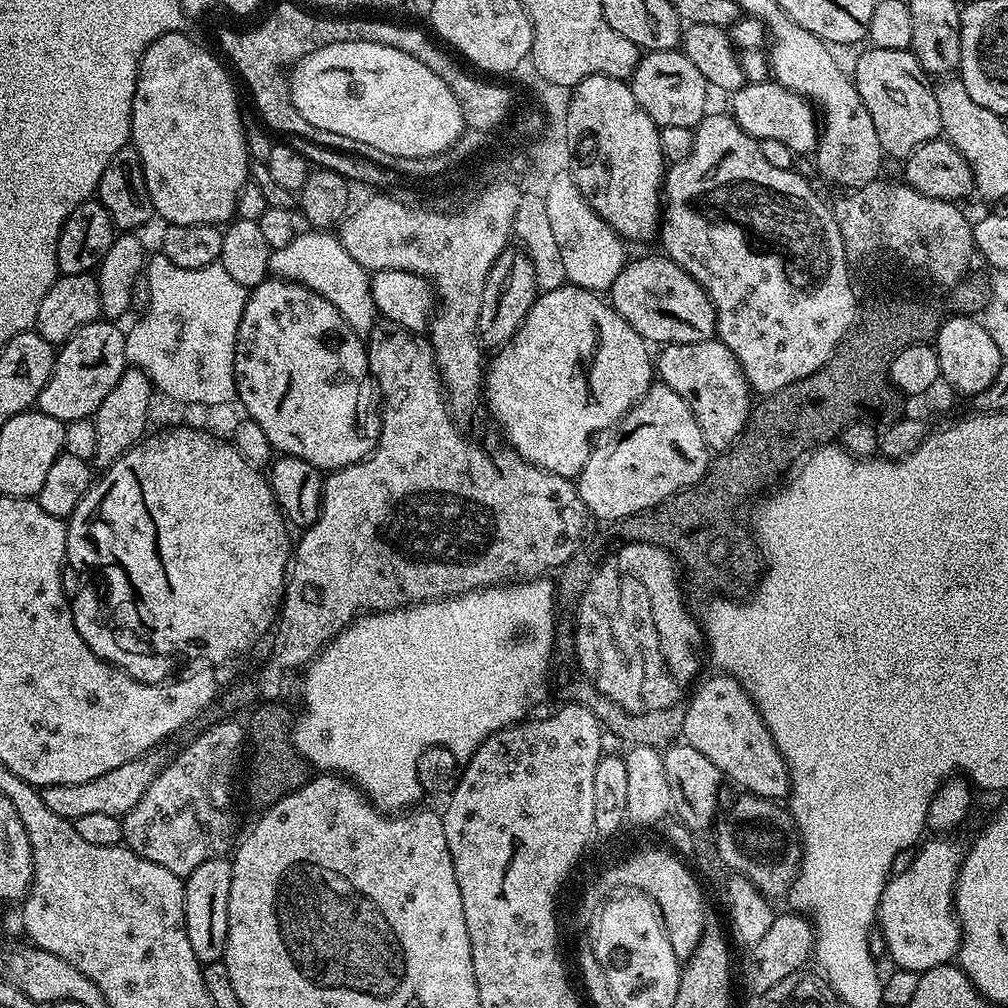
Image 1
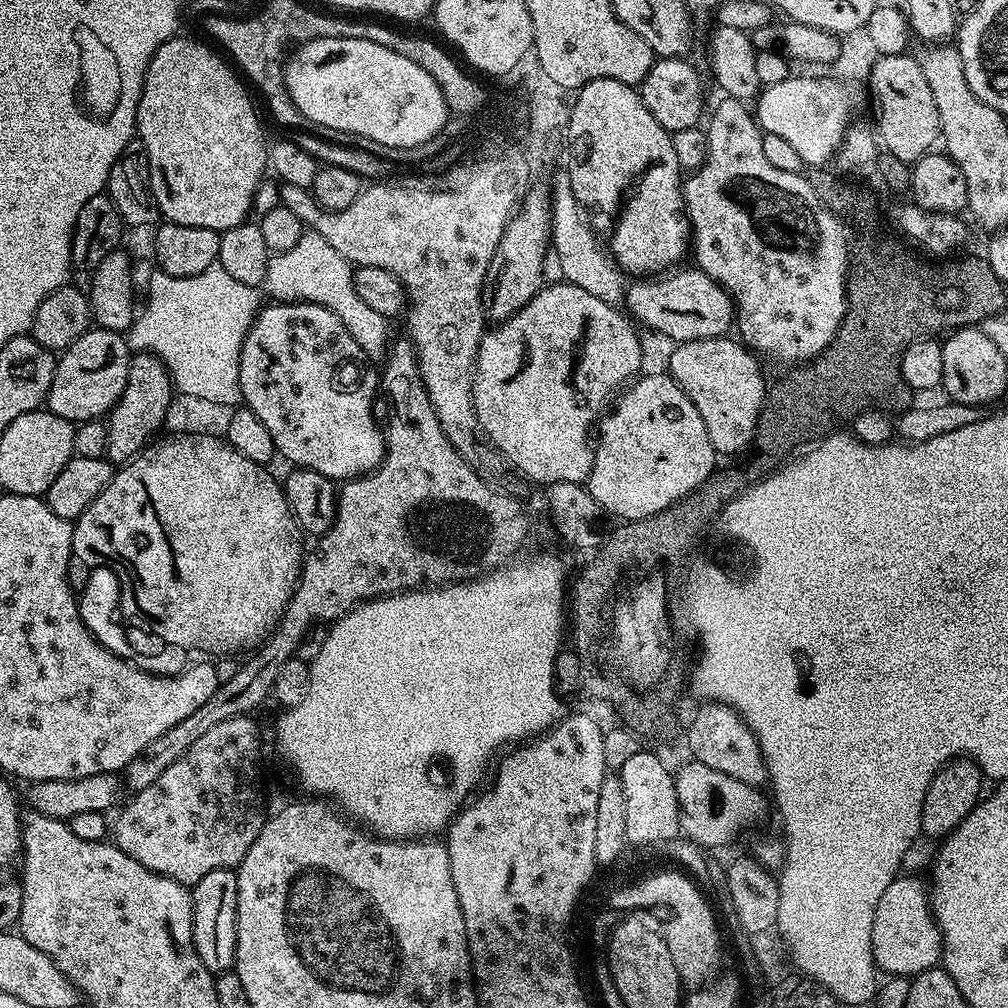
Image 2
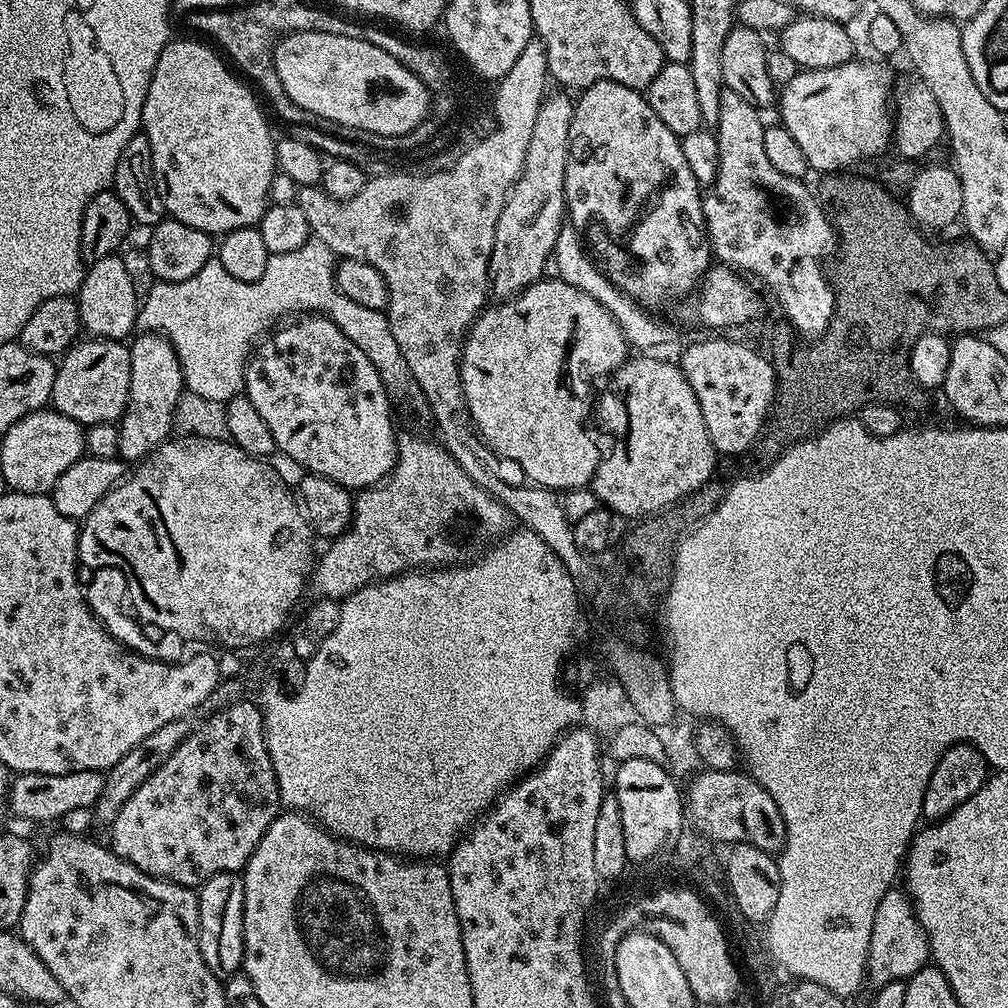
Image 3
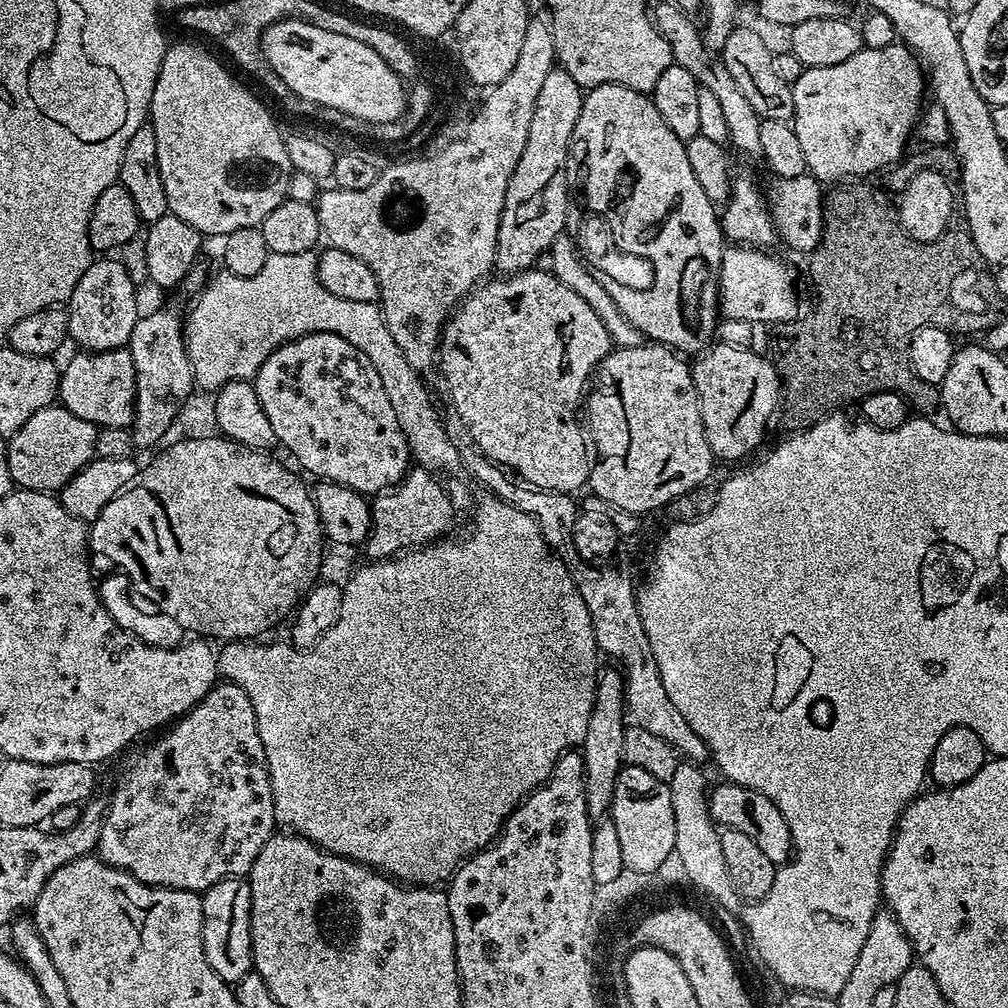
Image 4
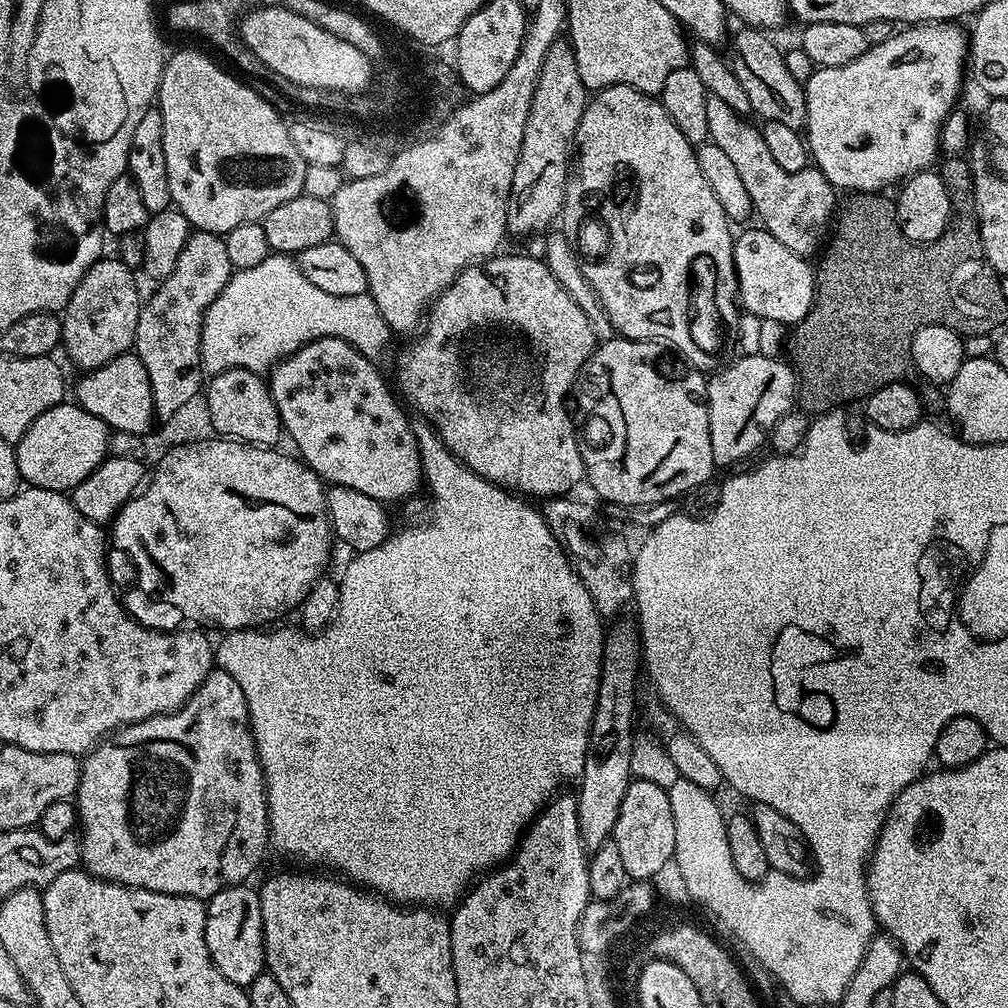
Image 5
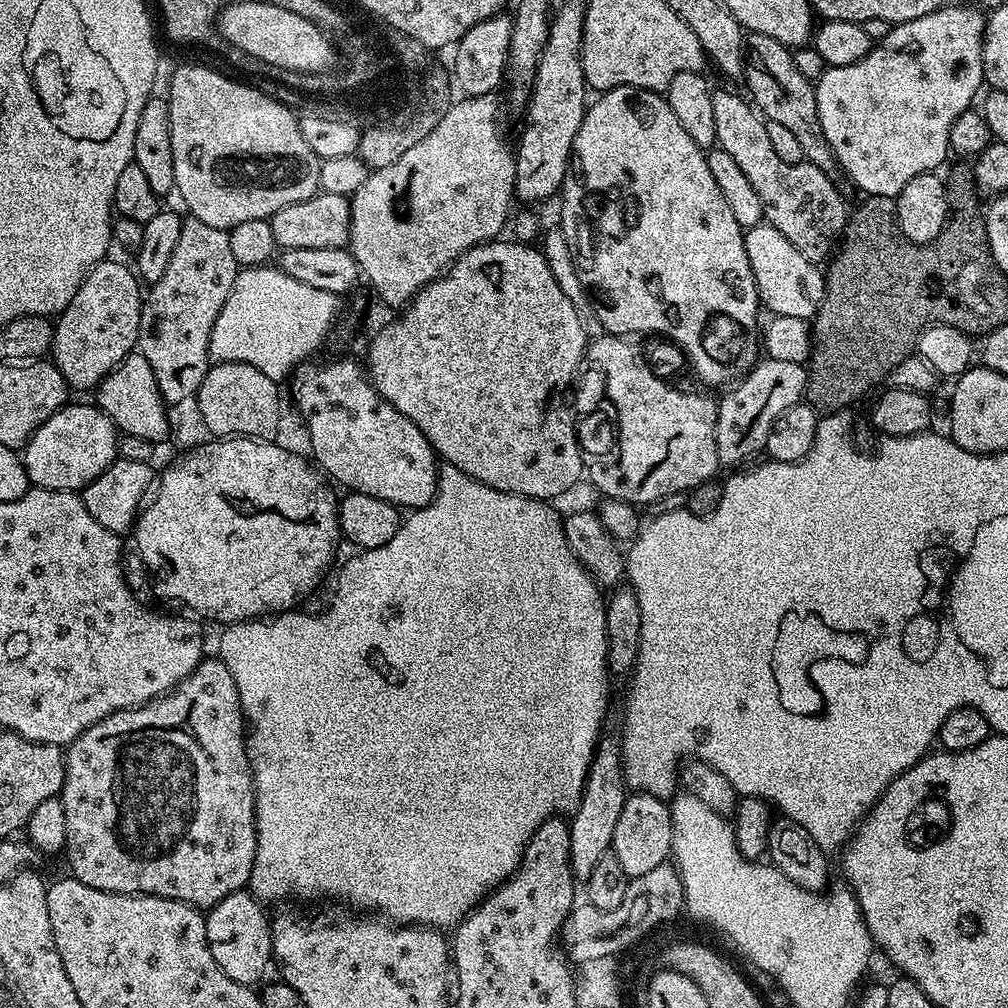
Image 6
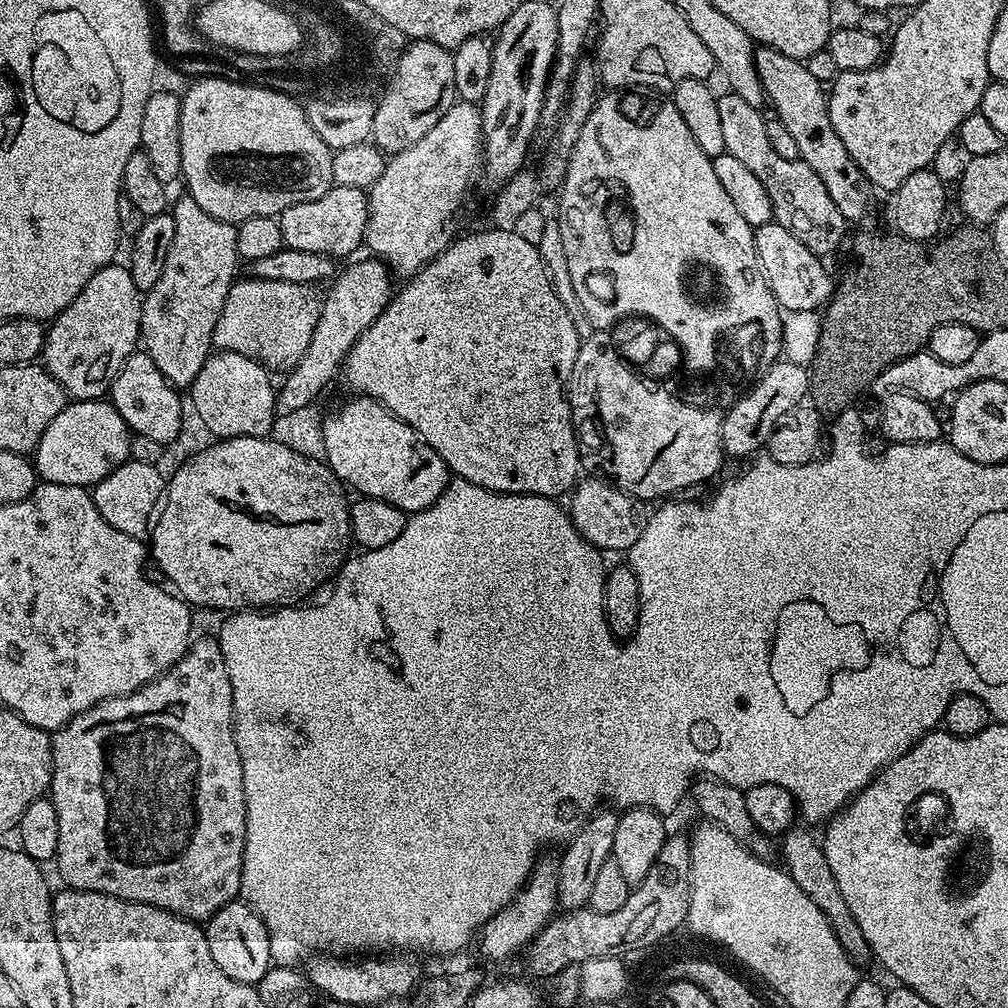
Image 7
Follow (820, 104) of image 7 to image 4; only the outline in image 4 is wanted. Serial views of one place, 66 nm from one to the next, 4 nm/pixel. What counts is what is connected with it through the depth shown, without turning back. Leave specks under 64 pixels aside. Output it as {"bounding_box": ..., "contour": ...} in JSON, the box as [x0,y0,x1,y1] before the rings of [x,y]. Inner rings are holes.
{"bounding_box":[722,26,794,120],"contour":[[[737,26],[726,38],[722,49],[722,59],[726,70],[738,82],[738,90],[746,94],[750,106],[754,106],[757,114],[766,120],[787,120],[794,117],[794,94],[791,84],[782,82],[781,76],[774,70],[772,57],[773,49],[768,49],[768,44],[752,28]]]}

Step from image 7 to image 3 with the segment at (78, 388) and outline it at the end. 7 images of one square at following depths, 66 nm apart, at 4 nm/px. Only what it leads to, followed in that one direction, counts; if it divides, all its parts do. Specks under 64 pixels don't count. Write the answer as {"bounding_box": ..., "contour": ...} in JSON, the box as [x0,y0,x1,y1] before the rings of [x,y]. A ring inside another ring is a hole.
{"bounding_box":[78,254,138,341],"contour":[[[113,254],[91,261],[87,265],[78,293],[80,322],[83,331],[102,340],[123,341],[125,338],[131,337],[136,328],[138,311],[136,284],[132,281],[127,266],[119,260],[120,258],[119,255]]]}

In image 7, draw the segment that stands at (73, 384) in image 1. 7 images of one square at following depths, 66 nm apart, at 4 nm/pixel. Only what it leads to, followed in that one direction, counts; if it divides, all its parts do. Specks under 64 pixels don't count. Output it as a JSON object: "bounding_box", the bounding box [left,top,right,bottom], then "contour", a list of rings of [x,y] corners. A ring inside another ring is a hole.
{"bounding_box":[110,350,182,446],"contour":[[[137,350],[133,352],[132,357],[124,363],[122,370],[114,378],[110,389],[110,402],[116,407],[118,414],[122,414],[122,418],[135,435],[145,436],[167,446],[170,442],[174,442],[174,438],[178,438],[178,426],[182,426],[182,397],[179,395],[181,396],[181,393],[176,385],[171,384],[164,377],[162,370],[154,366],[152,359],[143,350]]]}

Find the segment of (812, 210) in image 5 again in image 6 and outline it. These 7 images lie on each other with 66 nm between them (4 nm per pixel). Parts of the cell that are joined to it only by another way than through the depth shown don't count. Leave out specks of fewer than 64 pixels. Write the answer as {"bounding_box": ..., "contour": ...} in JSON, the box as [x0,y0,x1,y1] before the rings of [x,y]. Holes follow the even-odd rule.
{"bounding_box":[713,91,850,265],"contour":[[[713,91],[716,144],[722,150],[726,150],[726,154],[730,154],[730,158],[734,158],[734,163],[742,169],[742,174],[746,174],[747,180],[750,181],[750,186],[754,186],[754,191],[758,193],[758,202],[762,202],[764,220],[772,224],[774,230],[779,230],[788,241],[794,242],[795,248],[811,264],[823,265],[833,255],[844,228],[848,225],[850,204],[844,201],[843,196],[836,189],[835,184],[832,182],[833,177],[827,172],[818,170],[818,166],[807,162],[799,164],[782,162],[782,158],[778,158],[778,153],[772,147],[770,137],[766,135],[764,117],[743,95],[741,96],[735,96],[732,92]]]}

